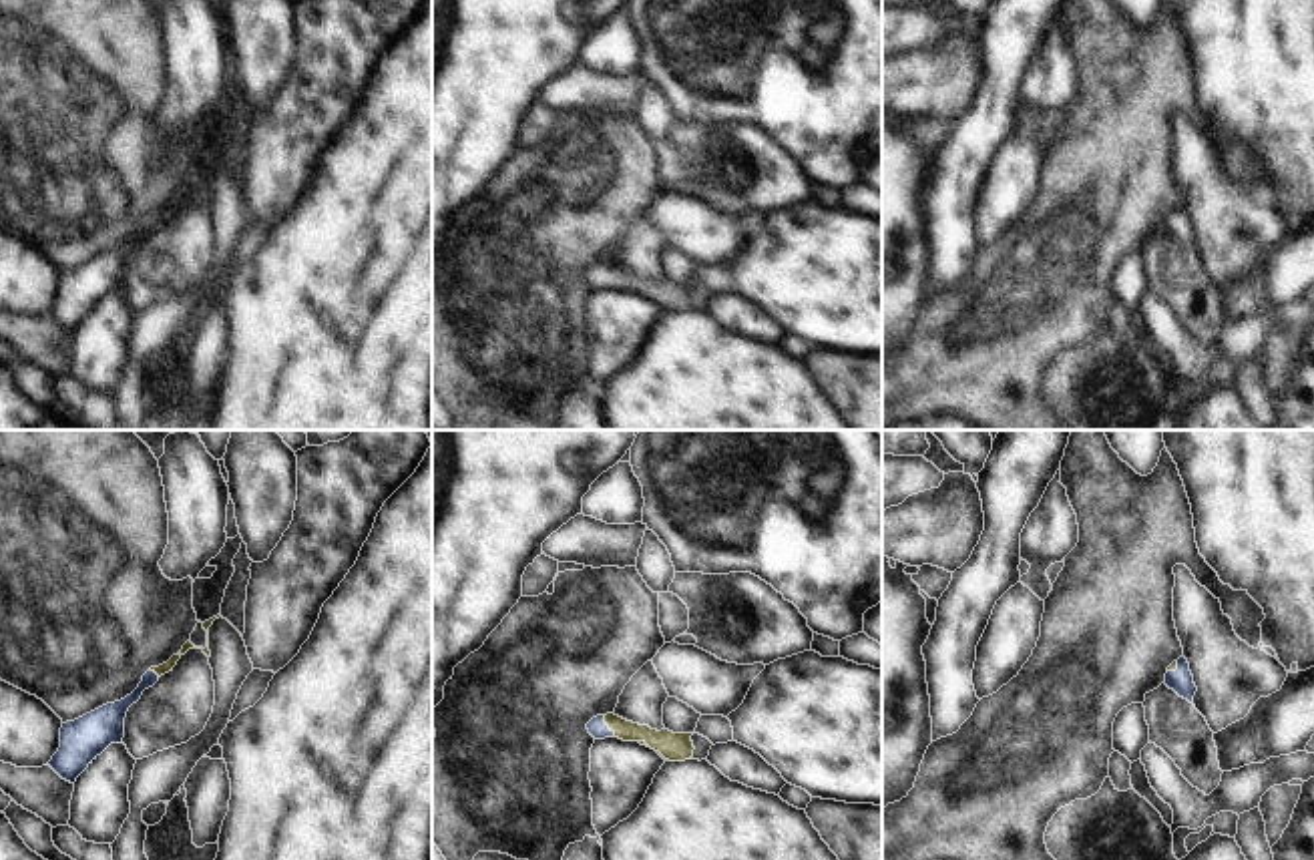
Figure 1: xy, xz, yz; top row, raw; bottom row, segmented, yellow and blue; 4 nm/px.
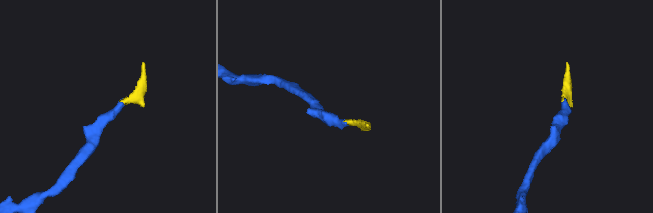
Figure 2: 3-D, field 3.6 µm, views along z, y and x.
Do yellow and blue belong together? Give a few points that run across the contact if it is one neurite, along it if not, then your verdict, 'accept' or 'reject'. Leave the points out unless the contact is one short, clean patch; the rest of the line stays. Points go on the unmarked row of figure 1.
line xz (666, 292), (607, 274), (597, 278); accept

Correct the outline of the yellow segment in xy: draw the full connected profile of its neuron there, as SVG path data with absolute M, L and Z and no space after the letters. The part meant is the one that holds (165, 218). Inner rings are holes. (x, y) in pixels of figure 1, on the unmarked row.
M173 205L167 213L151 217L139 237L121 251L106 253L60 277L60 297L48 315L66 332L76 328L111 295L125 287L125 267L145 239L153 237L161 225L173 221L181 205Z

